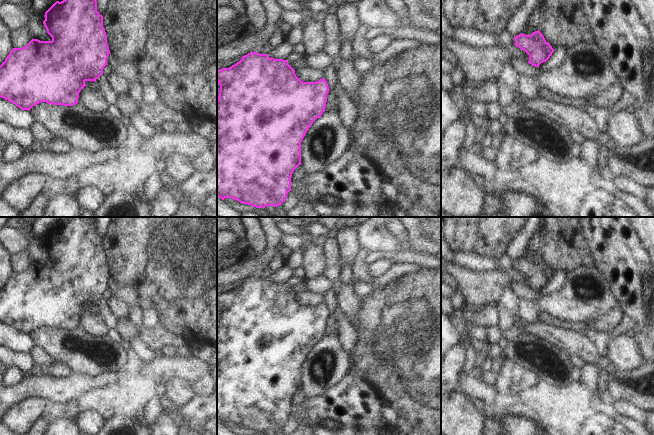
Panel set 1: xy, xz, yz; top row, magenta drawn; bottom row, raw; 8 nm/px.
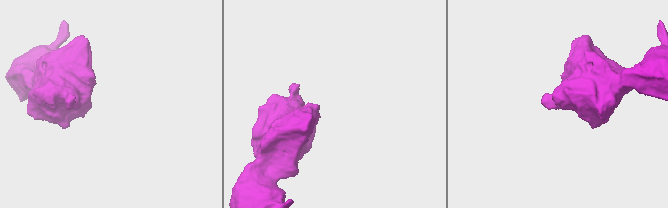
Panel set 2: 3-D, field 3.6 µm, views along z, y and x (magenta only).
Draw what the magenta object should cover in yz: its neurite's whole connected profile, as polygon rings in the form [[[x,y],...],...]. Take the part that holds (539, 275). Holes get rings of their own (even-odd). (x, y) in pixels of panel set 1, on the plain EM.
[[[539,254],[533,256],[531,259],[521,257],[515,260],[514,264],[514,269],[529,279],[528,287],[538,292],[539,289],[546,286],[555,275]]]

